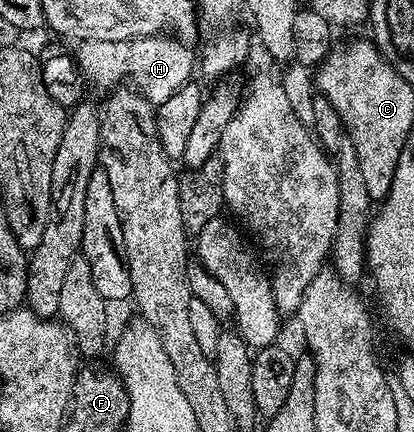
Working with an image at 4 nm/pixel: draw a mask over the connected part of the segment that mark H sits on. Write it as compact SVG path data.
M168 33L147 35L144 39L130 41L83 40L74 51L74 58L85 80L96 87L116 89L123 79L129 79L131 86L145 95L153 105L170 101L178 89L190 82L194 75L194 55L187 42Z

